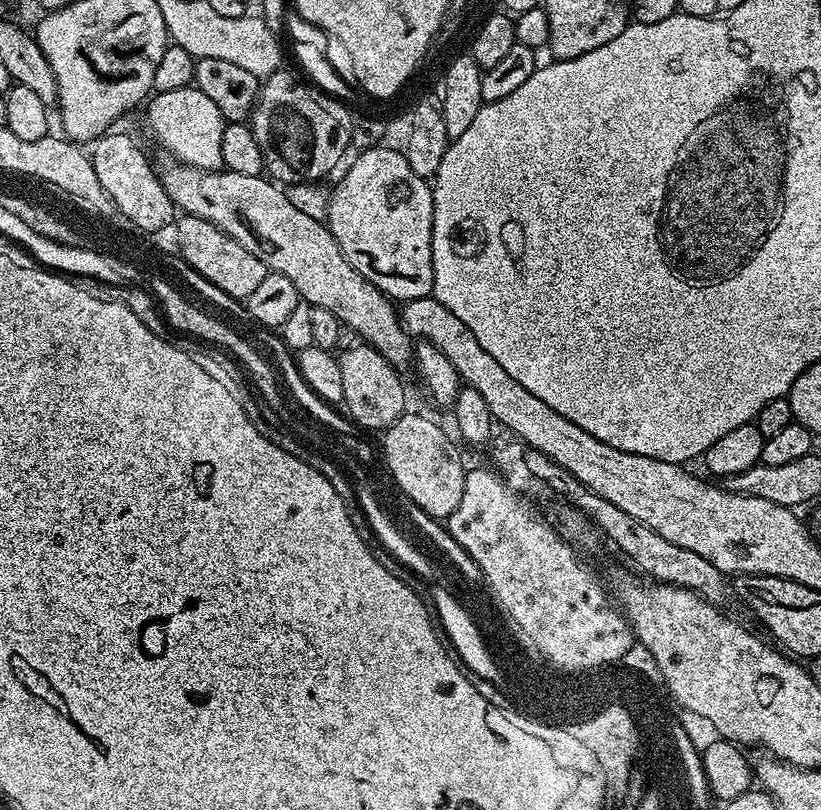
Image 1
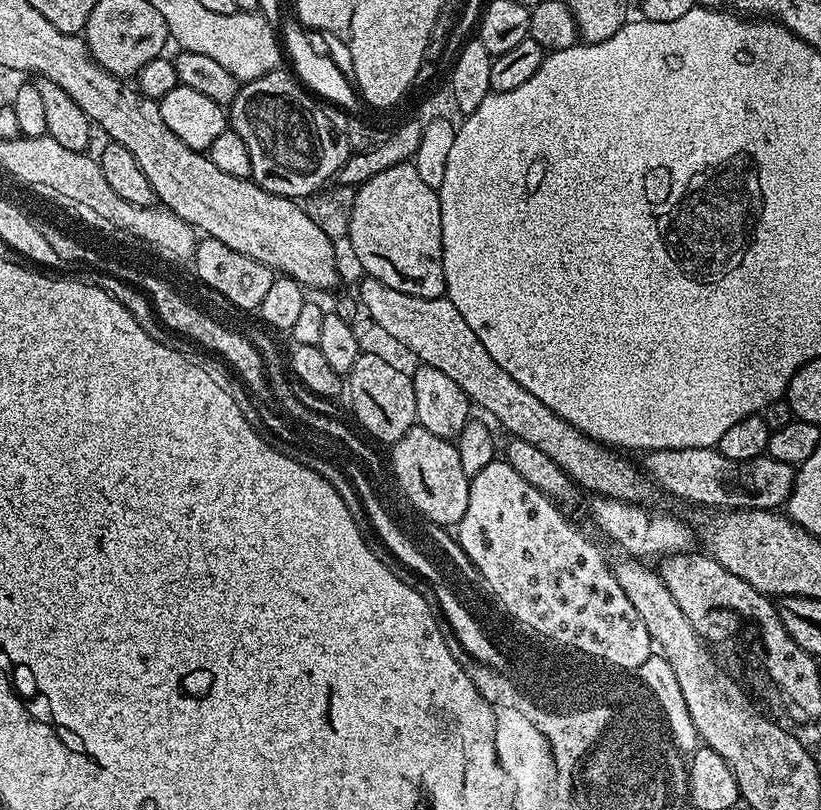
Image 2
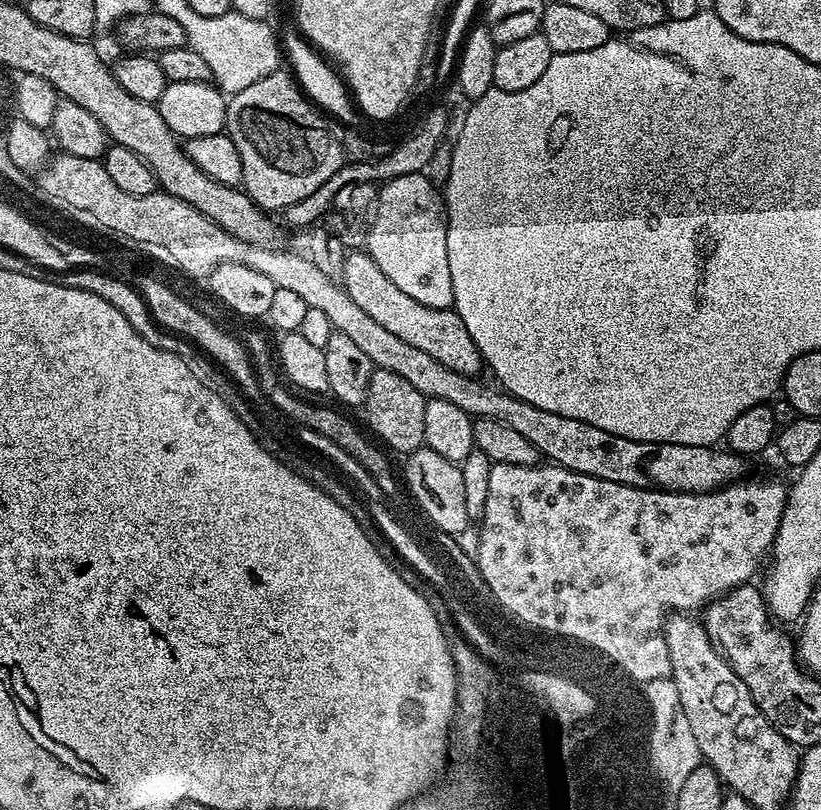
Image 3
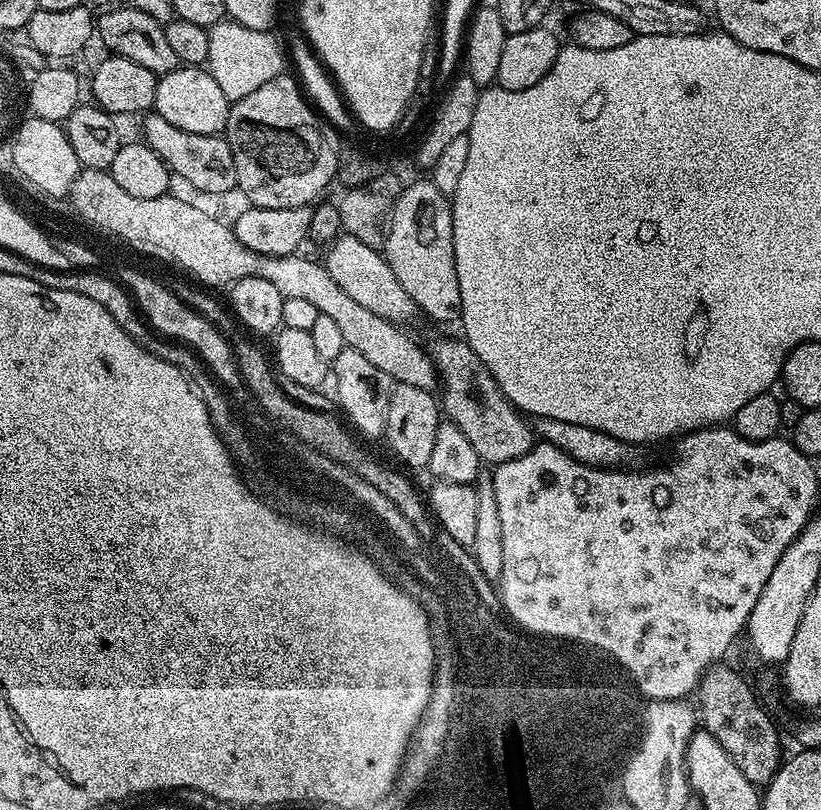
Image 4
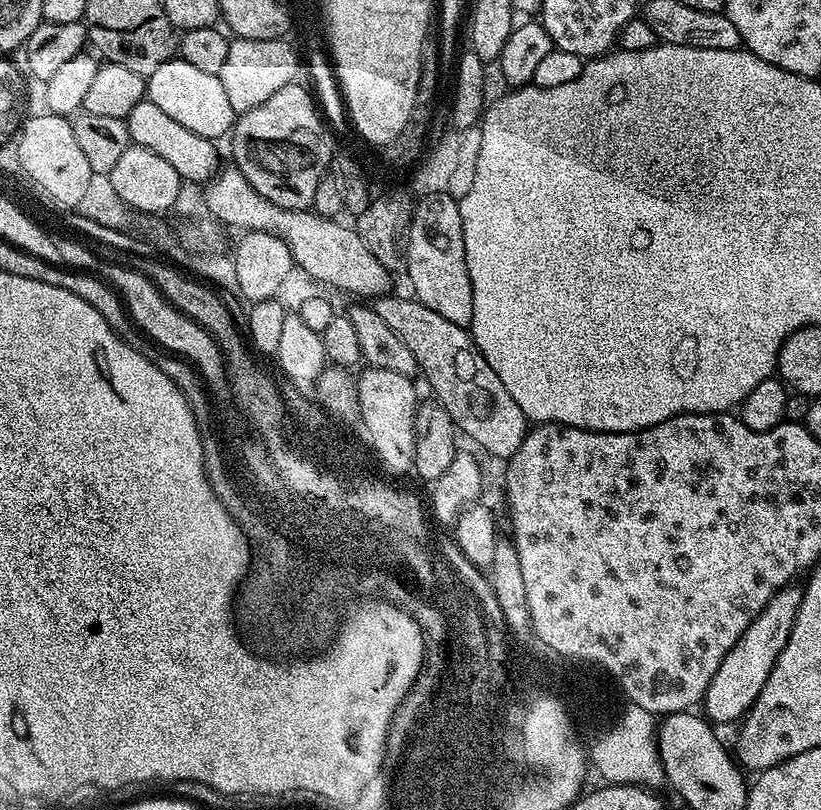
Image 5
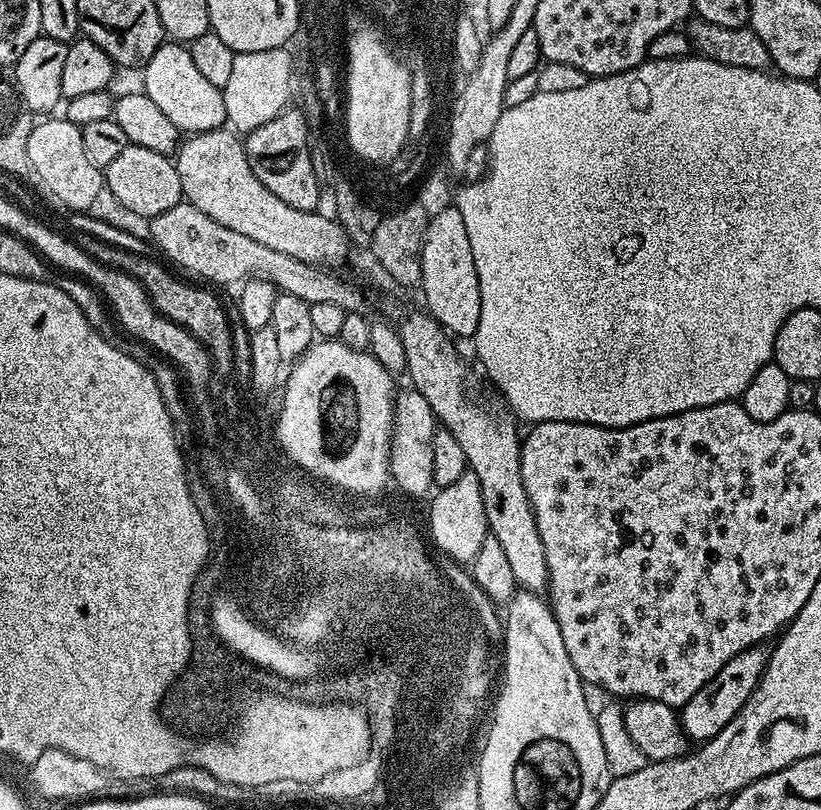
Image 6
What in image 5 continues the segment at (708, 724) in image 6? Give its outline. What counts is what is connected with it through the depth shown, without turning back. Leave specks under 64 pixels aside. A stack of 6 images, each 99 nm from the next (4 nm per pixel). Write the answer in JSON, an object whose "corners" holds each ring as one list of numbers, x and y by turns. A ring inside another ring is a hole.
{"corners":[[793,582,776,592,762,614,758,614,758,618,754,618,750,626,746,626,742,638,738,638,726,658,722,658,722,666,718,666,714,678,710,678,710,686,705,690,702,701,703,715,713,725,735,725,748,715,752,703,758,698,758,694,762,694,762,686,766,686,766,678,770,678,770,670,774,670,778,654,782,654,790,638,790,630,794,630,794,622,798,618,798,610,804,597,804,588,798,585,799,583]]}

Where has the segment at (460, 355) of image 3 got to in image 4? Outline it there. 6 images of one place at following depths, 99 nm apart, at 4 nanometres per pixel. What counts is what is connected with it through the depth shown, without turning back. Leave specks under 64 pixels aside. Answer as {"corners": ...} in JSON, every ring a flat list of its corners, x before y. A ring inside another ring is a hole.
{"corners":[[344,234,332,241,327,252,328,257,323,257,322,260,325,270,342,290,346,290,346,294,350,294,350,298,354,298,354,302,366,306,366,310,378,314,378,318,386,318,390,323,401,326,418,316,414,298,410,298,408,291,402,287,402,282,394,278,394,270,390,270,387,259,377,249]]}

